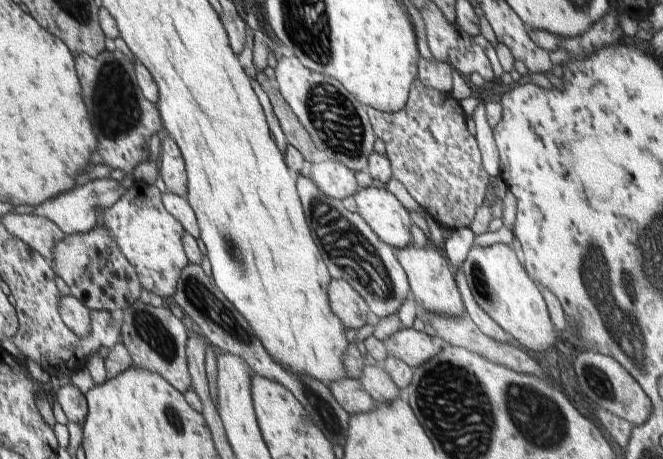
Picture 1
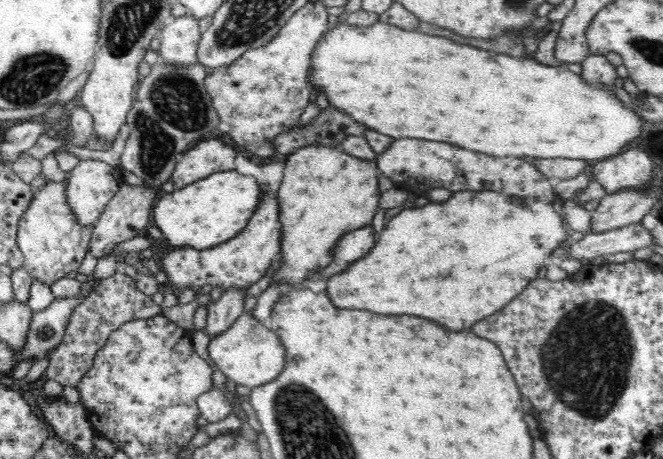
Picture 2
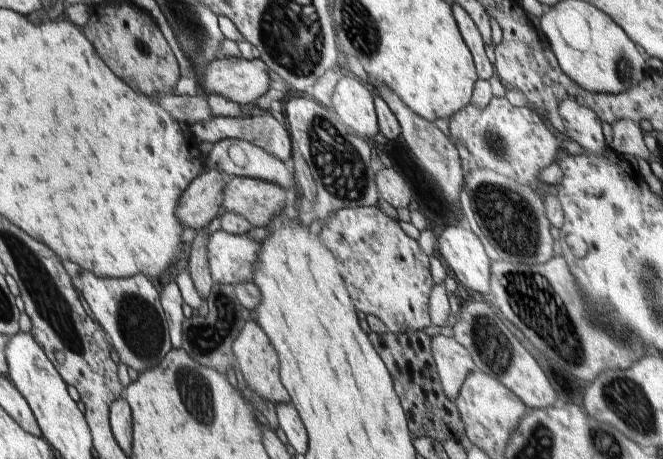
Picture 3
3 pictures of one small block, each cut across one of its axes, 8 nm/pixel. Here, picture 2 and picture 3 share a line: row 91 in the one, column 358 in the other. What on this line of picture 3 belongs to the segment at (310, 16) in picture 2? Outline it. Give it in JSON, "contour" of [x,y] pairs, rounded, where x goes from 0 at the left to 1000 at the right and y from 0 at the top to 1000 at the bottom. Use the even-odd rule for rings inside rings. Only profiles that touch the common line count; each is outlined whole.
{"contour":[[[572,451],[520,453],[504,464],[483,499],[492,536],[501,542],[513,573],[516,606],[543,682],[569,688],[594,728],[637,721],[649,706],[649,636],[658,619],[649,606],[646,558],[633,545],[627,523],[609,510],[597,479],[585,475]]]}

